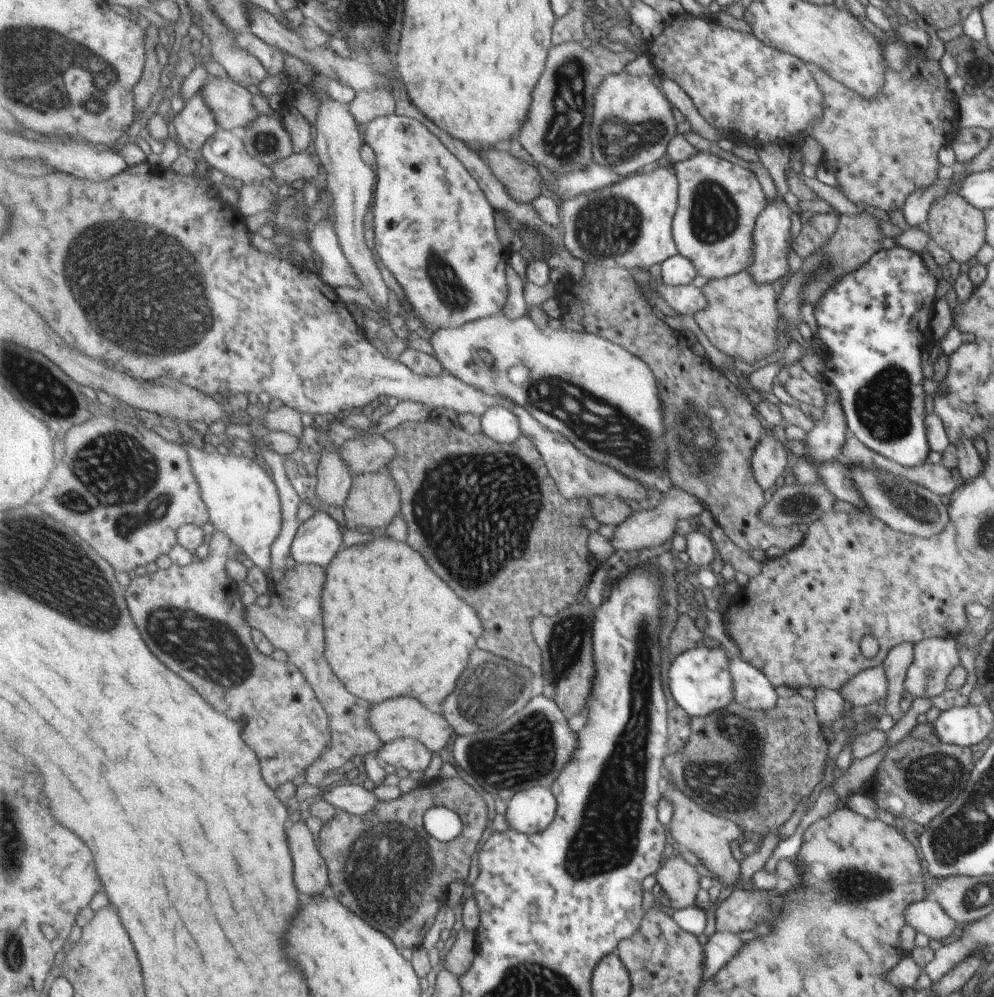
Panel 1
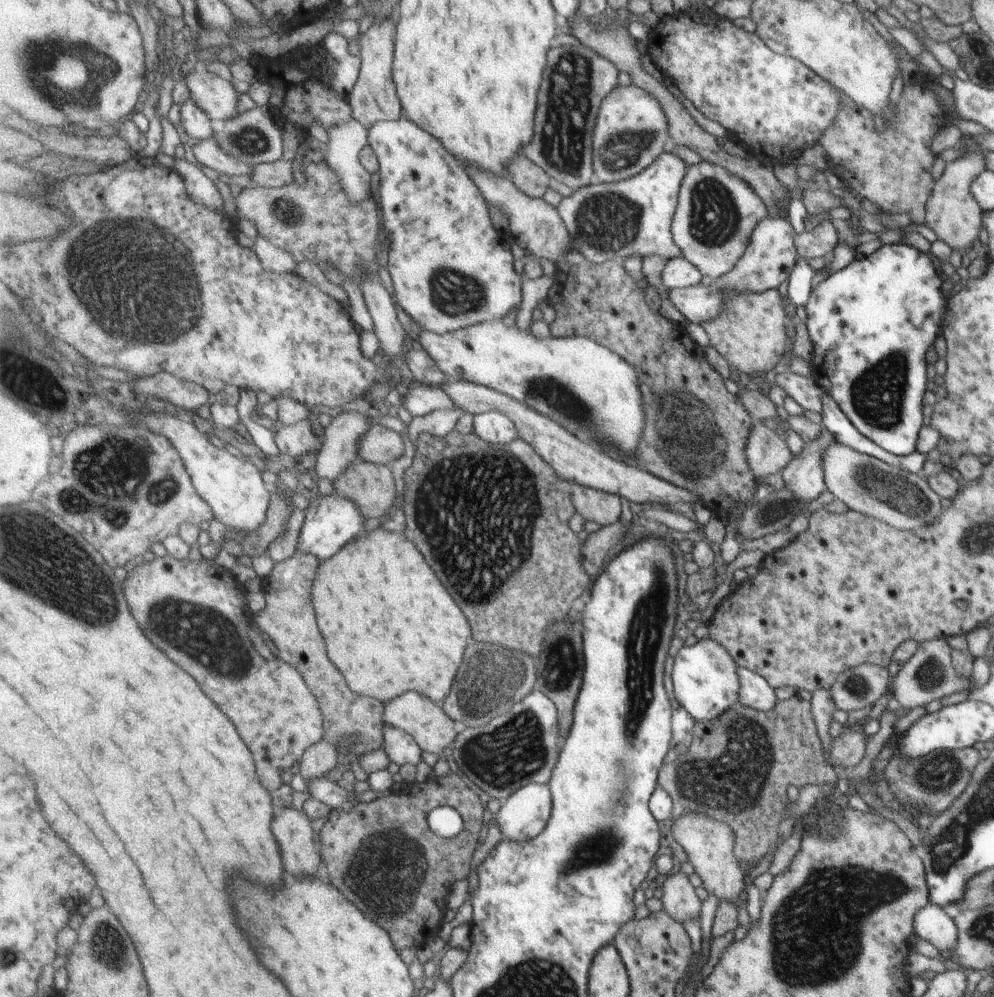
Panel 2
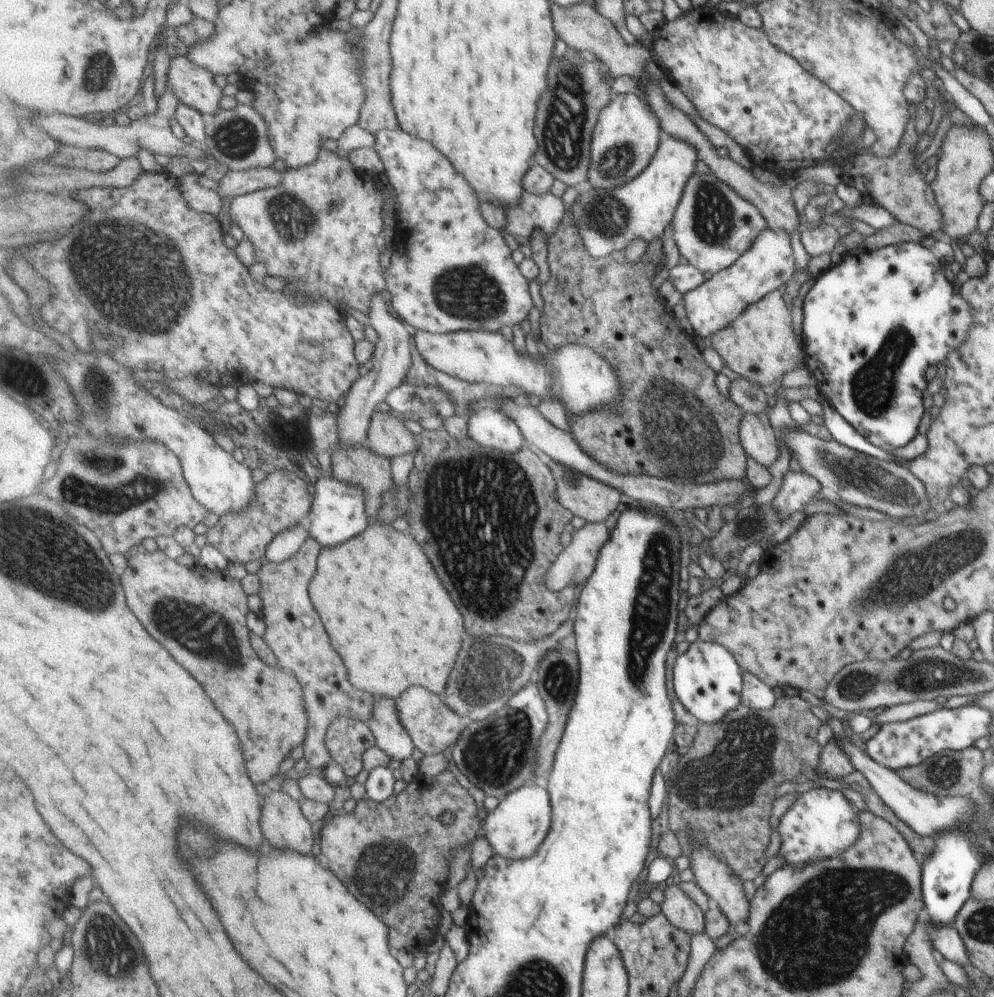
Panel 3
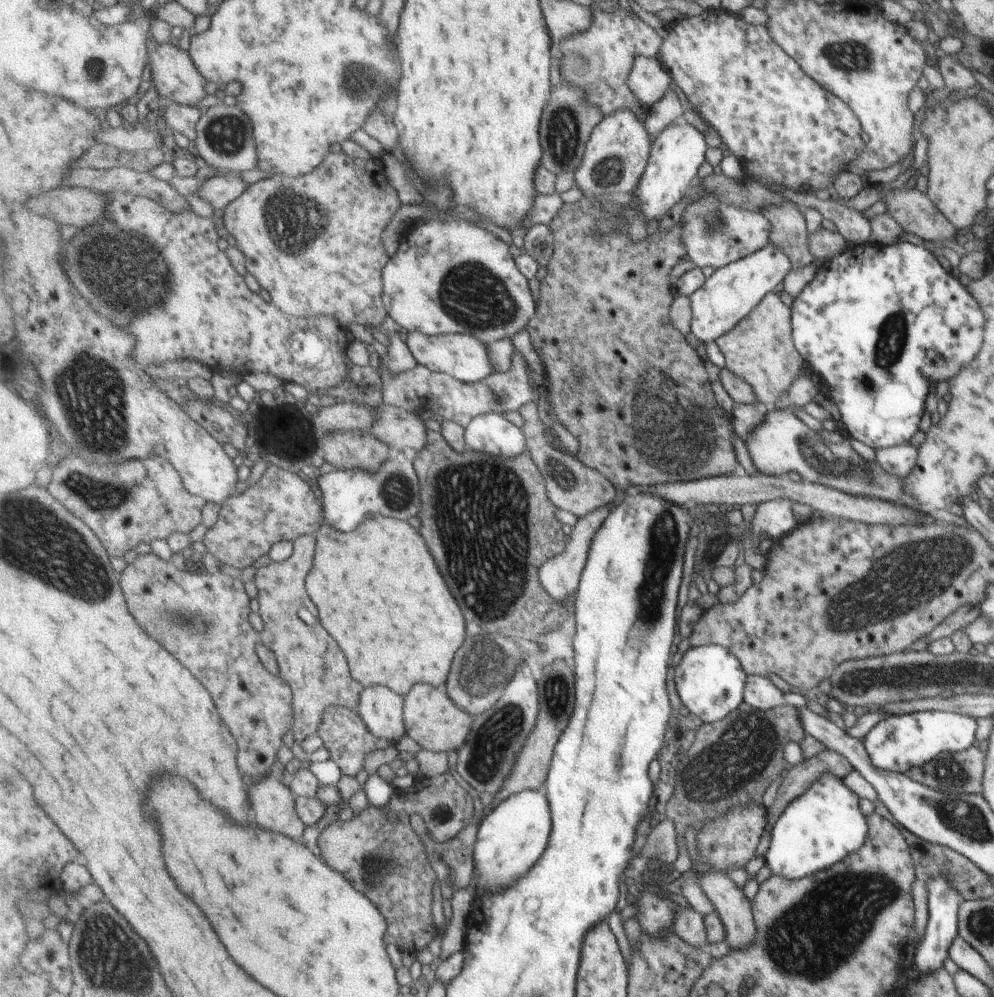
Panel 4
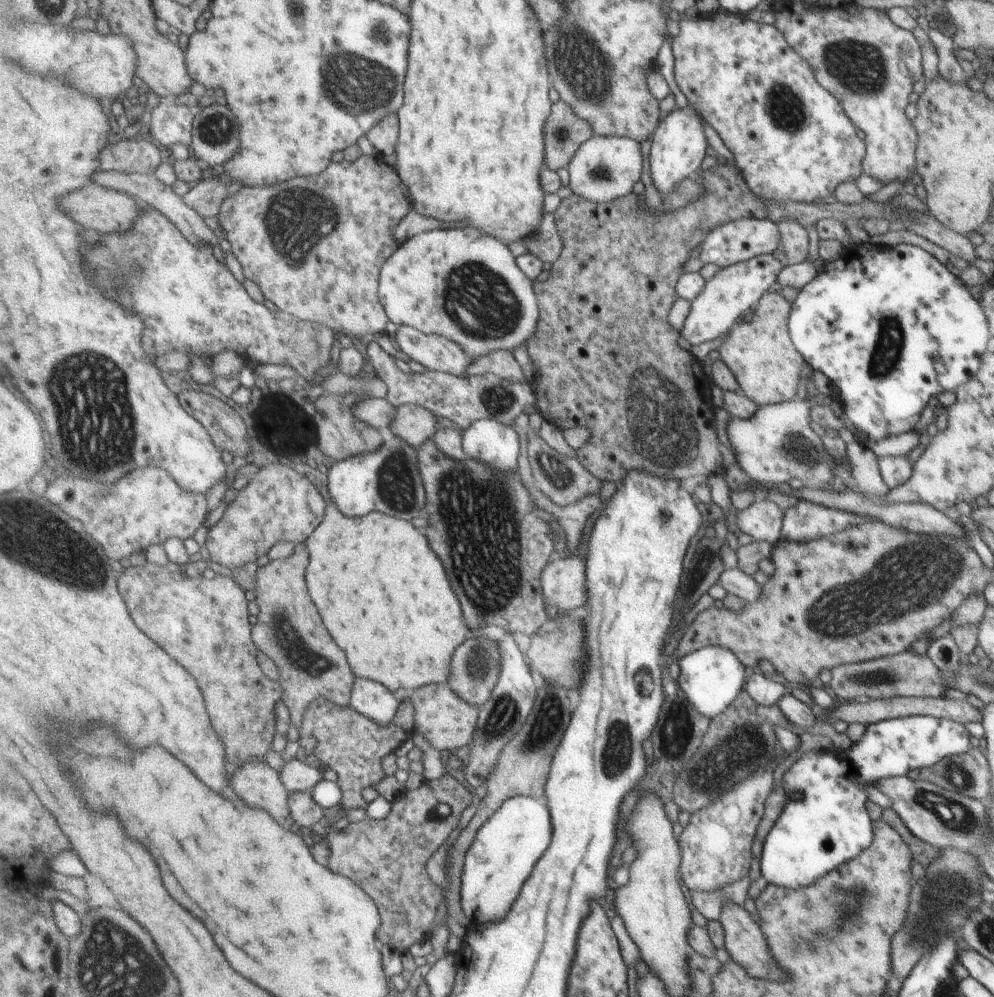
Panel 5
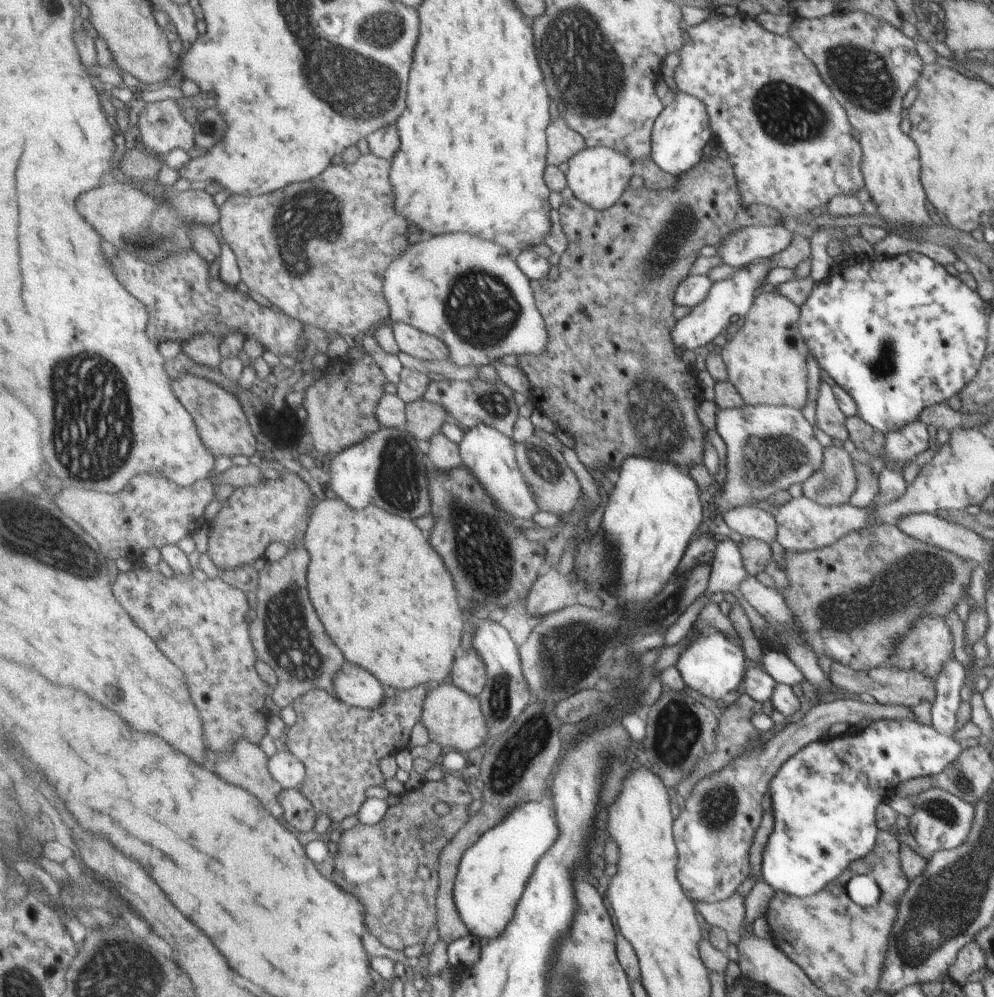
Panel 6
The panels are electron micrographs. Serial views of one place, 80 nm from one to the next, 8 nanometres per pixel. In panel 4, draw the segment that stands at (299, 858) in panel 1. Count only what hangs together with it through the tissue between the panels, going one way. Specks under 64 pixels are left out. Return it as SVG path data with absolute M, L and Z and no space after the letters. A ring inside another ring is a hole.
M277 776L261 777L251 786L251 804L255 808L255 820L263 828L283 832L289 838L300 840L307 824L299 818L294 793Z

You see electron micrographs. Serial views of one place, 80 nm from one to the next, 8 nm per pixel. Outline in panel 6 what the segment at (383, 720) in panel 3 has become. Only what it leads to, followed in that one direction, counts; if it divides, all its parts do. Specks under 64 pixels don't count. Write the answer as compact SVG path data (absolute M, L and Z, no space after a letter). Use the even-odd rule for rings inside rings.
M347 660L342 664L342 671L334 676L336 696L354 707L380 707L388 691L369 669Z

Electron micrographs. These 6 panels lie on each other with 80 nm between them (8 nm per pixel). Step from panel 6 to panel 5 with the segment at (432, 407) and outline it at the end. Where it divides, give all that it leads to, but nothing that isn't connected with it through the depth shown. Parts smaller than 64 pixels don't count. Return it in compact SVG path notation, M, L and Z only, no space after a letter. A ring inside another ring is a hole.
M407 403L400 406L391 431L415 448L420 448L427 441L433 440L439 430L437 417L437 414L423 405Z

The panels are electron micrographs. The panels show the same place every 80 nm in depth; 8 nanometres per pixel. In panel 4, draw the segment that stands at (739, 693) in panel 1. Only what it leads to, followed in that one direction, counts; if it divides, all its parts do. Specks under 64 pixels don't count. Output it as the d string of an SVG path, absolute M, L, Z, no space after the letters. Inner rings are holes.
M746 675L742 700L762 711L781 705L789 705L797 709L806 707L806 700L800 693L782 692L773 686L767 677L761 675Z

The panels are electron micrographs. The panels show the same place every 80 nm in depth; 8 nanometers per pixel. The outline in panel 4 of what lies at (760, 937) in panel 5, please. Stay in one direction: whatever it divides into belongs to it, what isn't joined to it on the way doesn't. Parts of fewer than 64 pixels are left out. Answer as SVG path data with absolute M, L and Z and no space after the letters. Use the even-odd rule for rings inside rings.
M704 872L701 877L697 877L697 884L712 902L720 924L724 928L724 942L730 950L742 951L750 947L757 936L757 929L755 924L751 922L752 910L749 910L749 902L743 900L741 890L725 874L719 874L719 872Z

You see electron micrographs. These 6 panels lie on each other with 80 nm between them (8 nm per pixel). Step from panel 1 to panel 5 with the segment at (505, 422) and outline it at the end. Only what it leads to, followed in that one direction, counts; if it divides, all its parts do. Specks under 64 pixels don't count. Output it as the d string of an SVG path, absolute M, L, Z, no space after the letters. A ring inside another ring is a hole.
M481 418L462 437L466 455L497 471L497 476L517 473L521 454L519 429L495 419Z

